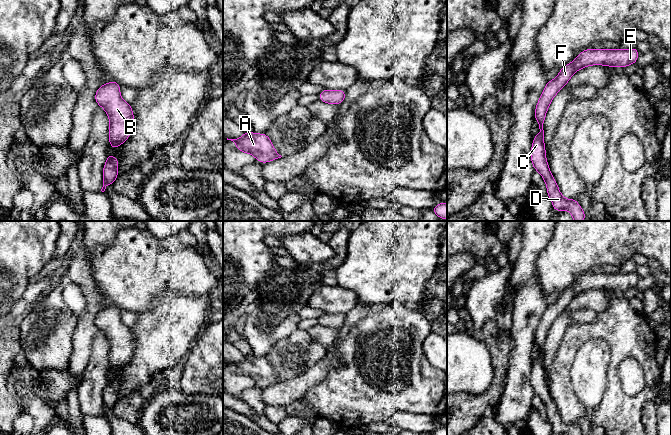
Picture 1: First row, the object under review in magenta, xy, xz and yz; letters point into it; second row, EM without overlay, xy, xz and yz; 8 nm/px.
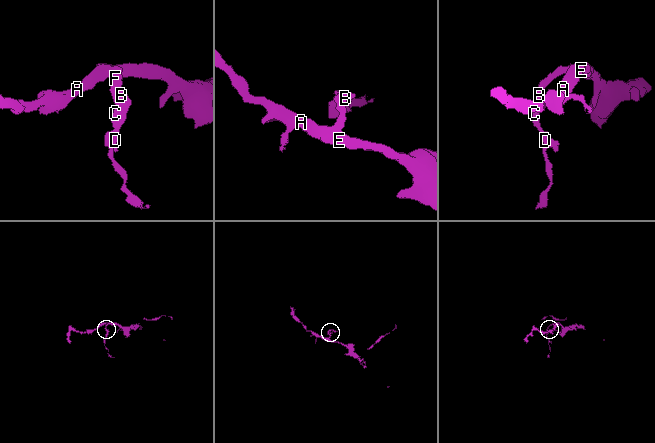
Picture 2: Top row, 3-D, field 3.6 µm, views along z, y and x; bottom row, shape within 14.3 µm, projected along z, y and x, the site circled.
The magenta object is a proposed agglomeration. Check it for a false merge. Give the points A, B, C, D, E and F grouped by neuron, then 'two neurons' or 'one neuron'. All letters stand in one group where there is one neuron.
groups A B C D E F; one neuron

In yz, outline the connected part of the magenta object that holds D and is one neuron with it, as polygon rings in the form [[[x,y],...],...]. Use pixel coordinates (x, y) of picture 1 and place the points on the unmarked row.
[[[633,271],[628,274],[617,273],[586,273],[582,275],[575,284],[565,289],[557,301],[547,306],[535,332],[535,344],[539,348],[539,357],[533,362],[531,370],[531,386],[534,394],[537,394],[544,403],[547,410],[547,419],[552,425],[555,435],[583,435],[579,427],[573,423],[565,423],[558,409],[550,396],[549,388],[546,384],[544,368],[543,348],[551,324],[569,306],[572,299],[578,294],[591,290],[603,289],[614,292],[620,290],[625,292],[630,288],[636,288],[639,280],[638,274]]]

